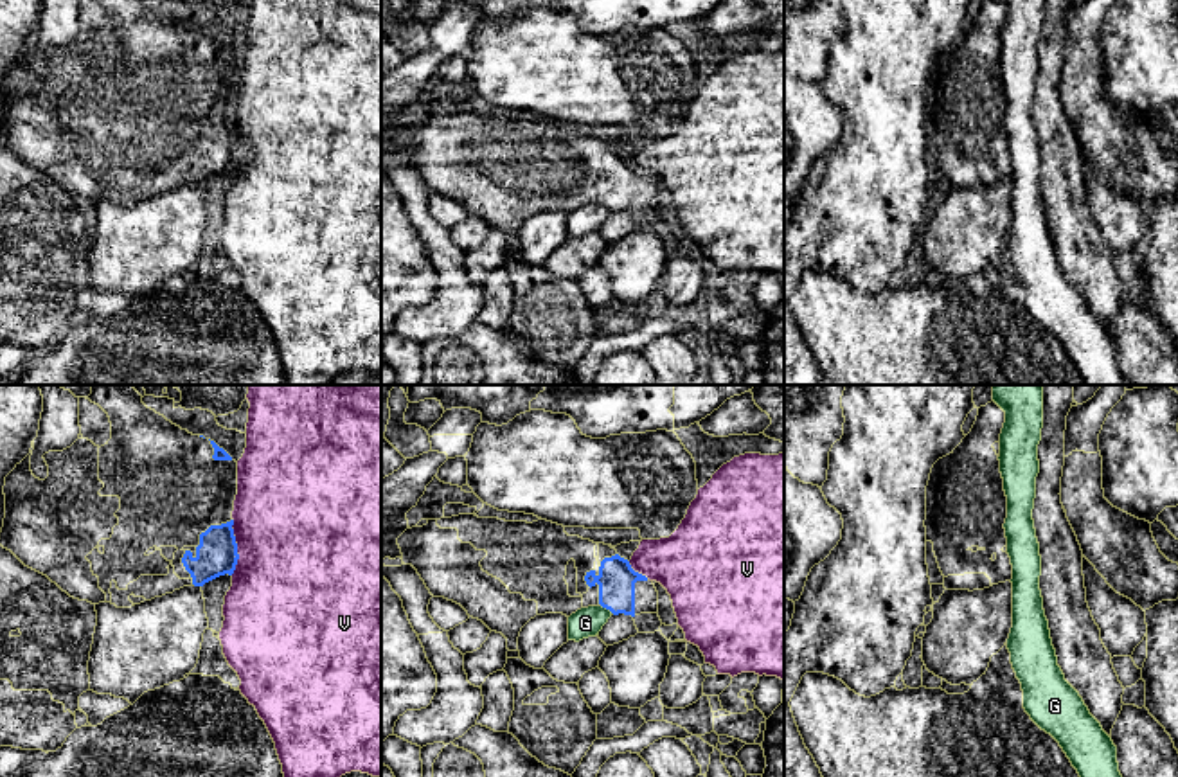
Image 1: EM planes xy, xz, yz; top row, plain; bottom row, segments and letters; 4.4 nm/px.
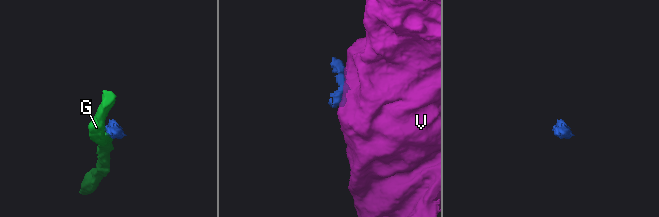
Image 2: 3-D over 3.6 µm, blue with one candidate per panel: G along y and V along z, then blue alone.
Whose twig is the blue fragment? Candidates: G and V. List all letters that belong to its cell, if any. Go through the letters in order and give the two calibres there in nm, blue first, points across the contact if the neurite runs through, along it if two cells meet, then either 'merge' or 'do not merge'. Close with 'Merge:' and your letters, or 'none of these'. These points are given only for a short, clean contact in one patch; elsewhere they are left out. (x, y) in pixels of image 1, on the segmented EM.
G: 170/130 nm | do not merge
V: 190/500 nm | do not merge
Merge: none of these

